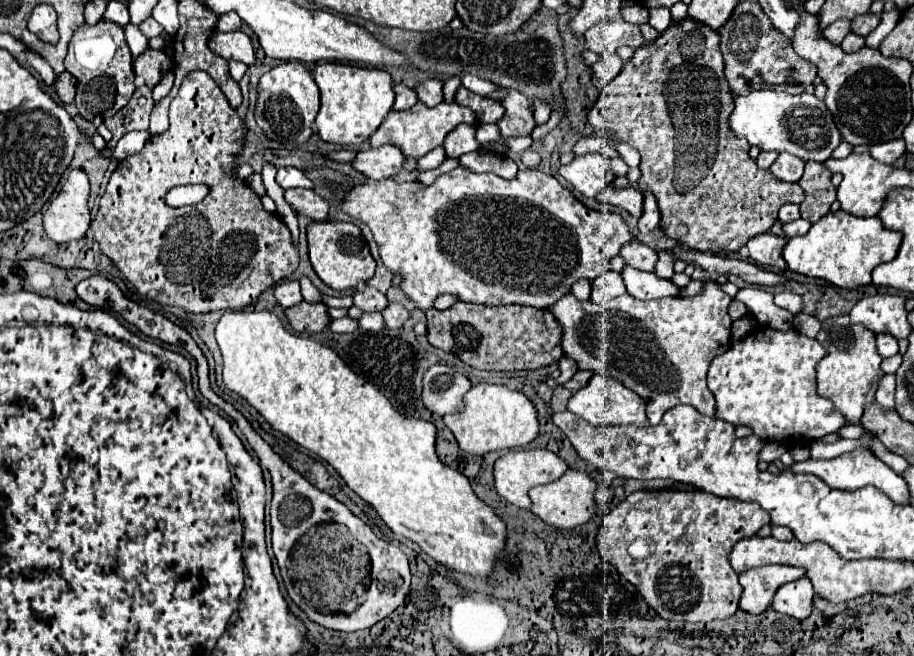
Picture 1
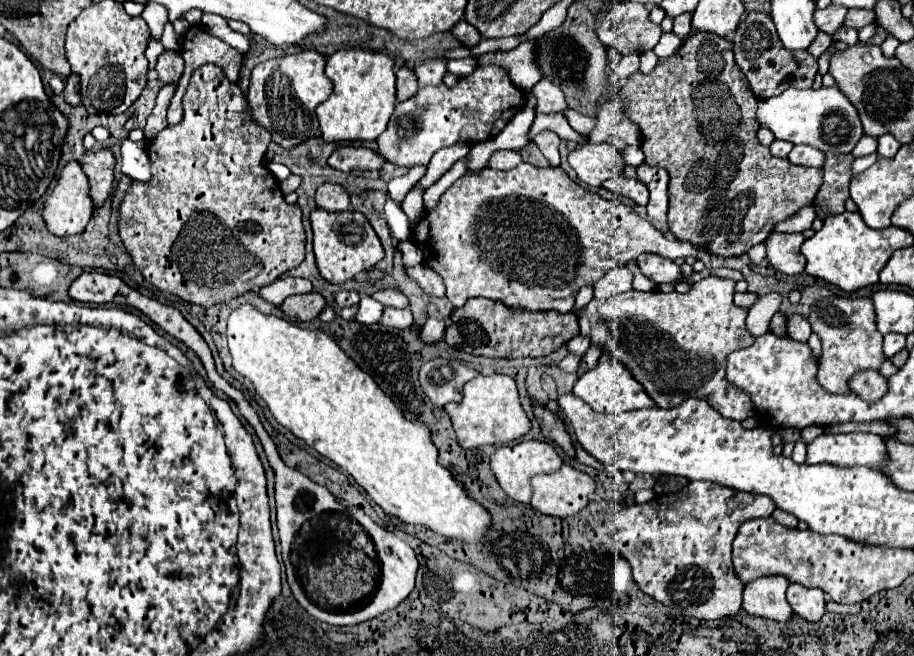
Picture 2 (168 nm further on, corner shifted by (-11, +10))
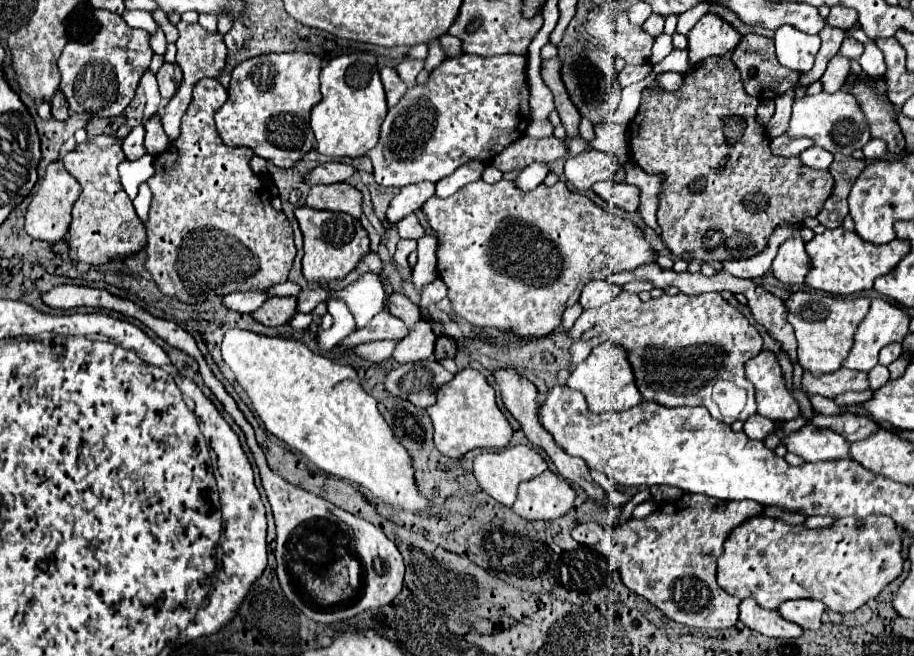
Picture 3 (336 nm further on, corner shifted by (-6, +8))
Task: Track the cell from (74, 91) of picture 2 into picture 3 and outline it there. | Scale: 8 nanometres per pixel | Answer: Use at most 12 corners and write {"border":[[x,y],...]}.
{"border":[[60,90],[54,94],[50,106],[56,120],[68,118],[68,102]]}

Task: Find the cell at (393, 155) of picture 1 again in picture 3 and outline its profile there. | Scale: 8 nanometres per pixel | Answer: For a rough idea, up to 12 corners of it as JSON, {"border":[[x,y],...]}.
{"border":[[326,162],[308,172],[306,182],[344,182],[356,172],[342,162]]}

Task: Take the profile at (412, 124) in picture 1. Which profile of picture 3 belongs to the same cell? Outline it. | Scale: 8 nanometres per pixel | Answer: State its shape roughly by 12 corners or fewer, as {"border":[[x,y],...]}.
{"border":[[518,54],[448,58],[388,108],[382,186],[490,162],[530,118]]}

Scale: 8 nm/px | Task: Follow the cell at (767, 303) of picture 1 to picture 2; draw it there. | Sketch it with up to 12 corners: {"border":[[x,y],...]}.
{"border":[[791,316],[787,320],[789,336],[807,342],[811,328],[807,318]]}

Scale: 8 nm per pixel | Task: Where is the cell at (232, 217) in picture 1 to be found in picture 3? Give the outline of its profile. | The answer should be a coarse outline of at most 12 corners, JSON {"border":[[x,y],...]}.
{"border":[[202,78],[154,156],[146,264],[162,294],[286,282],[296,246]]}

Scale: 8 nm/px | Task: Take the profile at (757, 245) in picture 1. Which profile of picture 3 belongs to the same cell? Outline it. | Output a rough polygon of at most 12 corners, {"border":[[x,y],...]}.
{"border":[[796,236],[780,244],[772,272],[802,284],[812,264]]}

